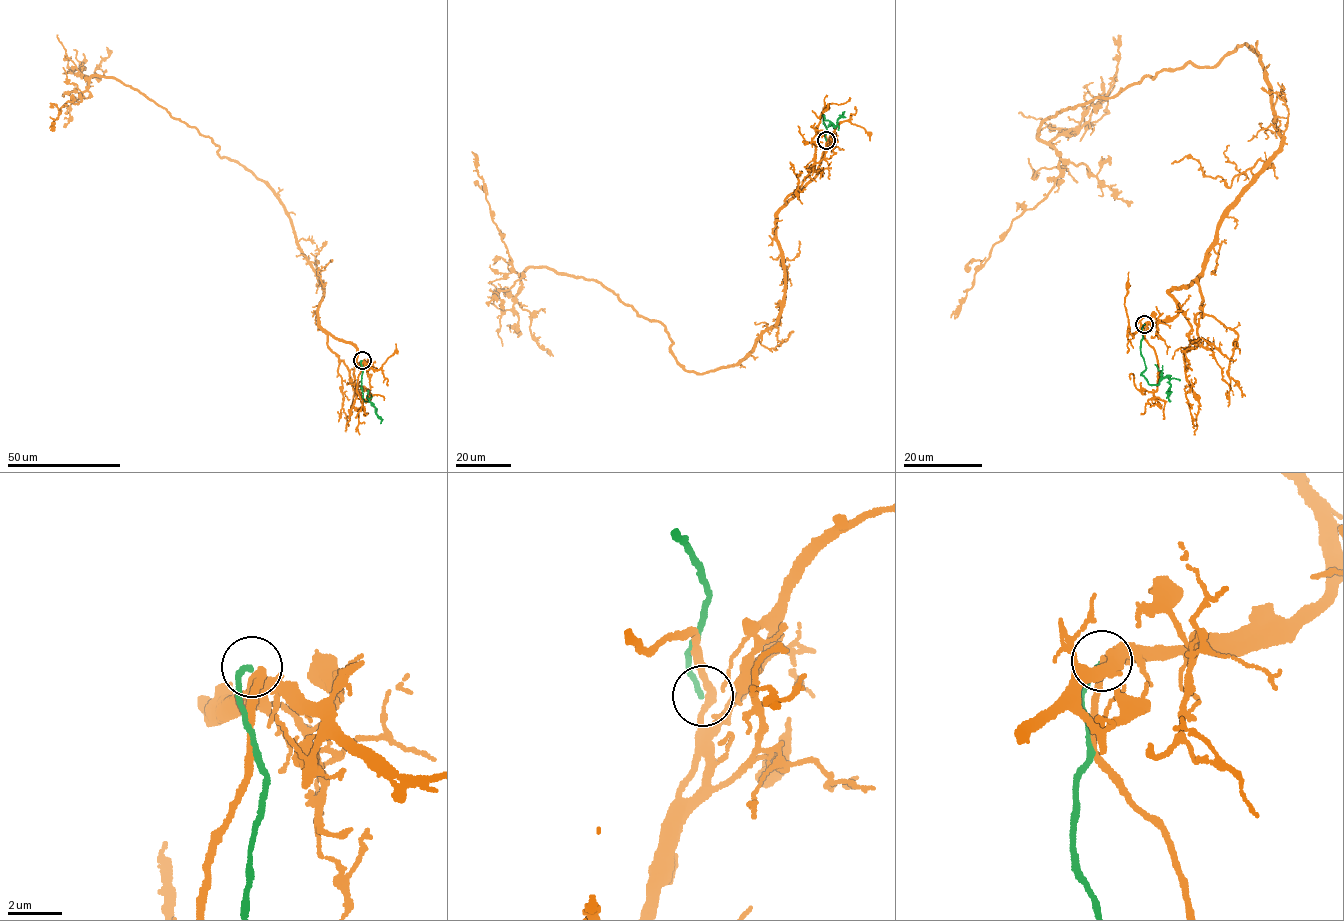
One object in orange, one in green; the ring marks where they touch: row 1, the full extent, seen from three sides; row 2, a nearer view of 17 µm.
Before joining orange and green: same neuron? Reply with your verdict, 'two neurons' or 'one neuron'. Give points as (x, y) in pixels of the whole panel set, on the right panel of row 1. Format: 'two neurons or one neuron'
two neurons

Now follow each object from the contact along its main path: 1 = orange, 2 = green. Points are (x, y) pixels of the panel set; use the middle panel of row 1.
1: (827, 140), (777, 215), (777, 324), (740, 363), (701, 374), (600, 283), (512, 269), (472, 151)
2: (826, 140), (823, 115), (835, 125), (842, 112)

